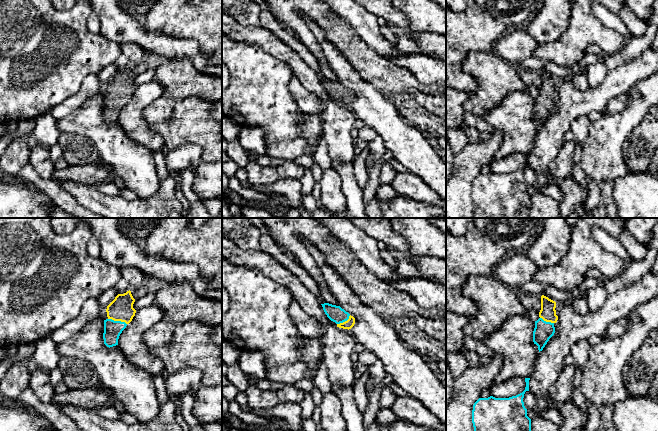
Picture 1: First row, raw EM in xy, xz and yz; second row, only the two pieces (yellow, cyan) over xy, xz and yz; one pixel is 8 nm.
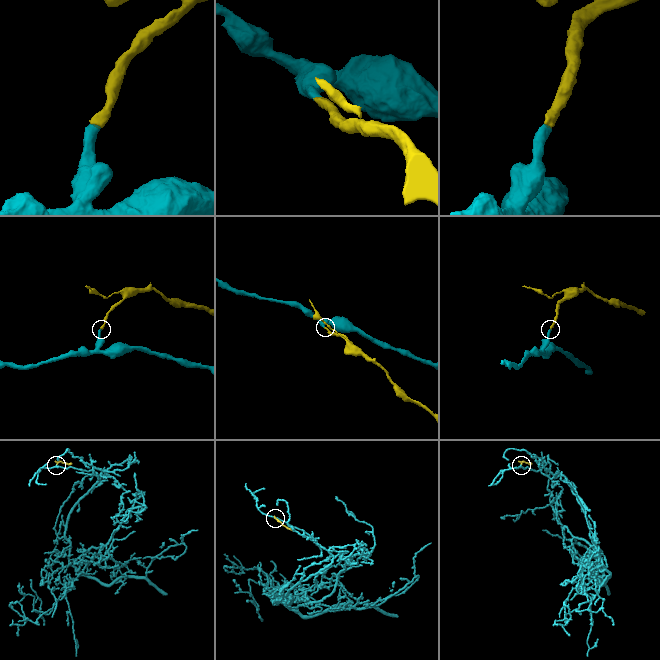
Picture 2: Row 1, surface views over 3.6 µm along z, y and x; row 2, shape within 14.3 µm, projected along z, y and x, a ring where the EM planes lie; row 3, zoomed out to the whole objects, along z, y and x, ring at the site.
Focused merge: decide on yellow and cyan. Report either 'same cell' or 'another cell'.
same cell

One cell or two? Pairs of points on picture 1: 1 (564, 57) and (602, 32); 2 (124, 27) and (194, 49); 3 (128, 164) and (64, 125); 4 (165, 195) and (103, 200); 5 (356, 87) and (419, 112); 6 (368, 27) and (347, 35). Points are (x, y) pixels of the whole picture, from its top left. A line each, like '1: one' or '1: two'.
1: one
2: one
3: one
4: one
5: two
6: two

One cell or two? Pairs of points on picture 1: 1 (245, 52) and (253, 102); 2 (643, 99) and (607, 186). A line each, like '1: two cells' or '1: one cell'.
1: one cell
2: one cell

